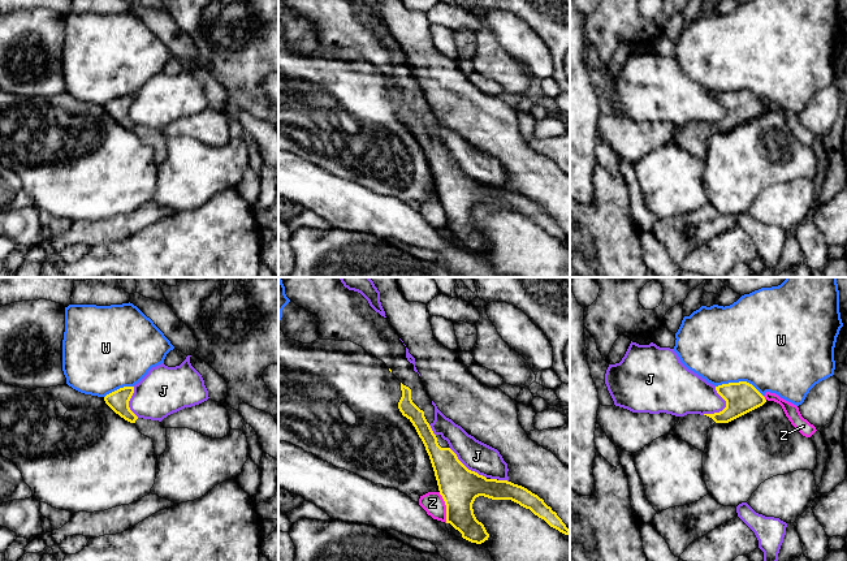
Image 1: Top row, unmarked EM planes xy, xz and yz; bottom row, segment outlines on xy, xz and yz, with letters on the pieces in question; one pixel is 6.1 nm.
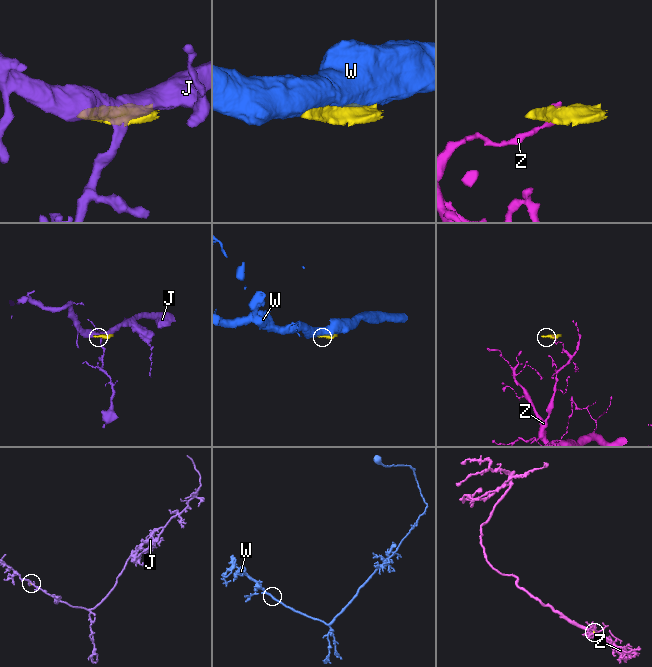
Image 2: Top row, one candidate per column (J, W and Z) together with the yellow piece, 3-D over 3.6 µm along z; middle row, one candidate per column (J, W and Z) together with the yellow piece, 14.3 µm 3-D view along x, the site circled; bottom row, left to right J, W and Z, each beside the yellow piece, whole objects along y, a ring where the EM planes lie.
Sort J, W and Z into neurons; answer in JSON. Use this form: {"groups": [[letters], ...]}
{"groups": [["J"], ["W"], ["Z"]]}

